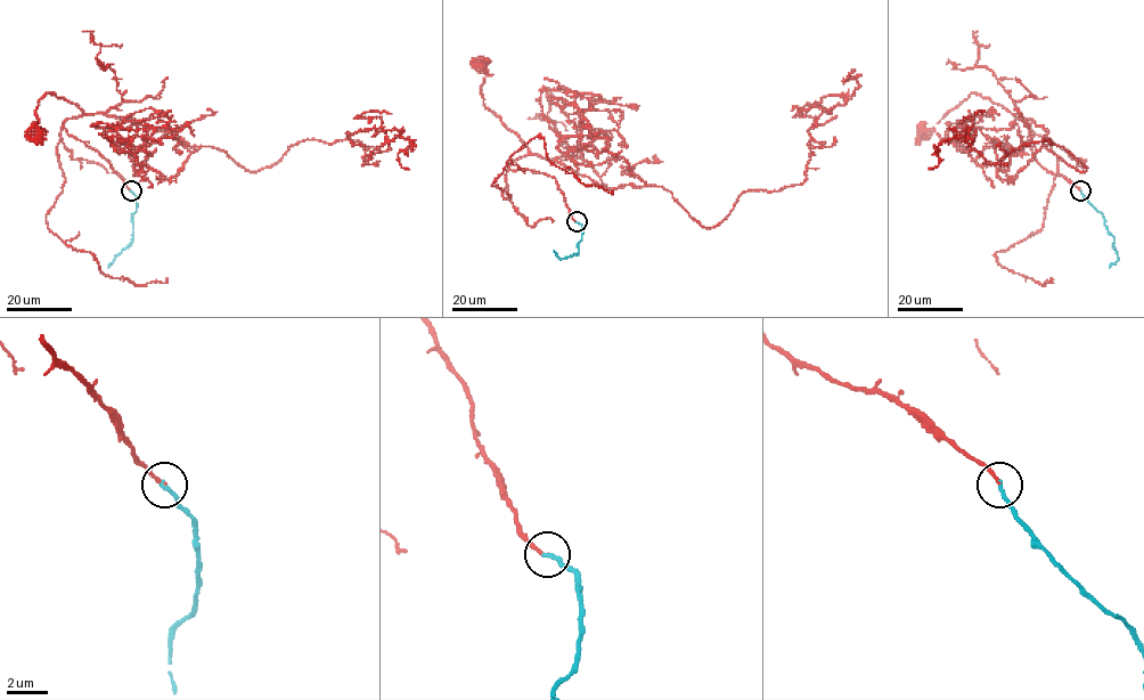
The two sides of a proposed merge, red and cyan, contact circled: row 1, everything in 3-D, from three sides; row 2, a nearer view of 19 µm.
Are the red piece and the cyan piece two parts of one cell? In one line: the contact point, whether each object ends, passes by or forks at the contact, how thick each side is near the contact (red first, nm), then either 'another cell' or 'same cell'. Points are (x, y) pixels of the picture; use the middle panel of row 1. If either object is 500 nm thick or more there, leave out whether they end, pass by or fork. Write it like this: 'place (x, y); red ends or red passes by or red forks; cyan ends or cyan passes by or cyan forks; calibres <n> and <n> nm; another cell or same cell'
place (577, 221); red ends; cyan ends; calibres 150 and 200 nm; same cell

